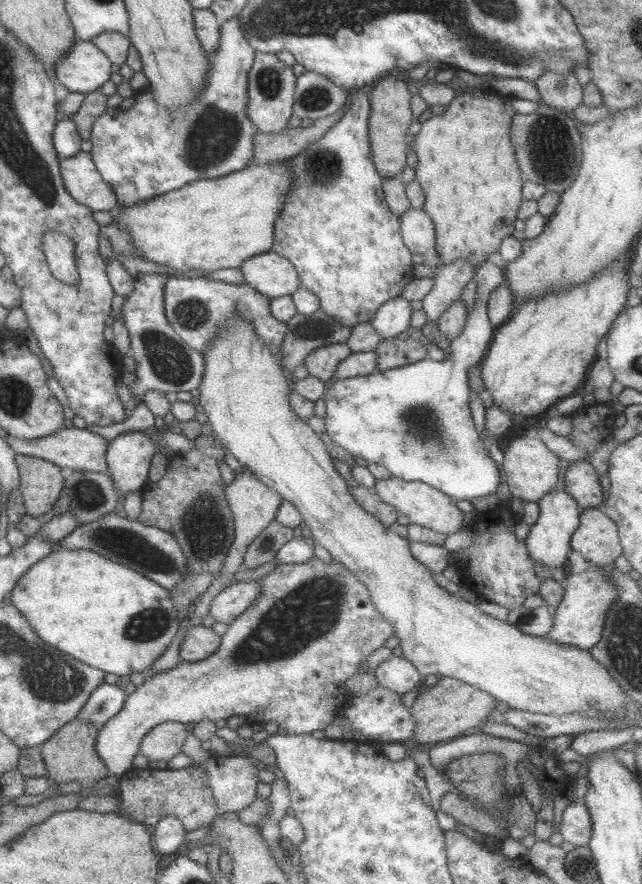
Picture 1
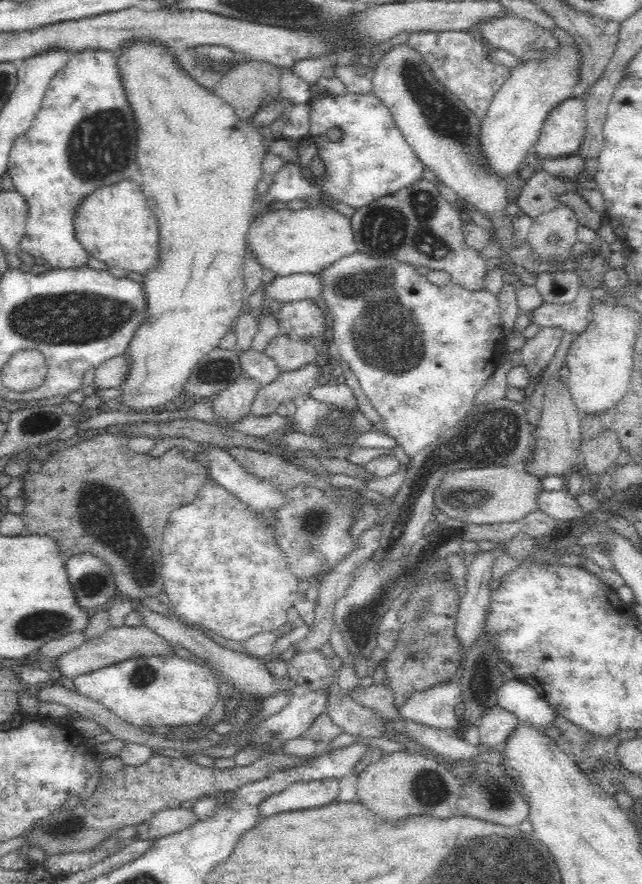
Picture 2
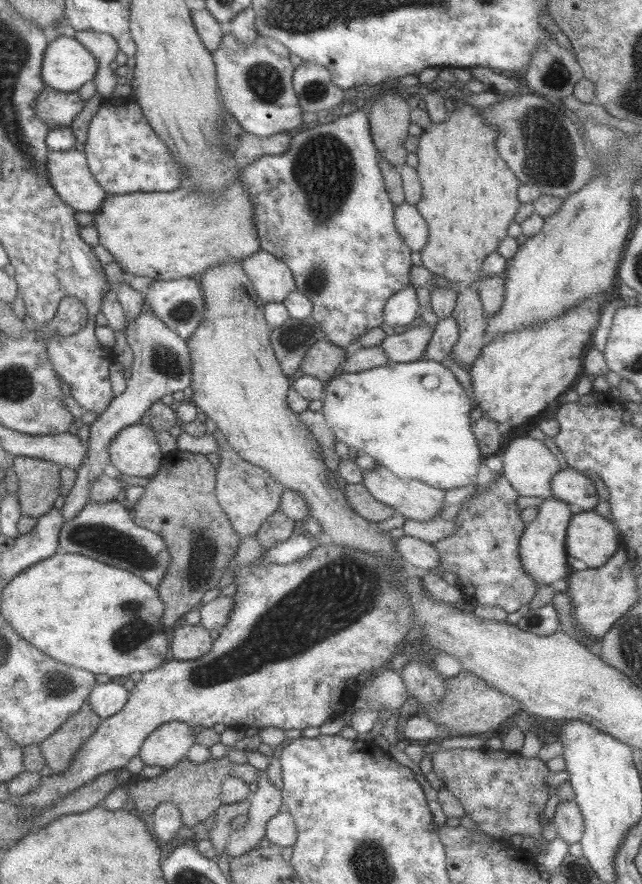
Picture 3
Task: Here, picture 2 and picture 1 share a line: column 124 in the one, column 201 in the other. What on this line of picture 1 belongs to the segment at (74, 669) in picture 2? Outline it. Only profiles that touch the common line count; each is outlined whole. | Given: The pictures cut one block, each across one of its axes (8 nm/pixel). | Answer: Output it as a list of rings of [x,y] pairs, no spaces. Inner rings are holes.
[[[203,625],[192,626],[188,632],[179,648],[182,661],[204,660],[221,645],[221,636],[212,628],[206,628]]]

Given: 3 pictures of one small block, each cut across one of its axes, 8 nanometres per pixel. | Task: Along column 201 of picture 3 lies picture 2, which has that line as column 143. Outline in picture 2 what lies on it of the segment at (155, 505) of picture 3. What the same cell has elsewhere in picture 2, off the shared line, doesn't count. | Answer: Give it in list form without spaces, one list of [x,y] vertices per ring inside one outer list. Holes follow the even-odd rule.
[[[101,431],[76,445],[47,454],[39,472],[23,475],[26,504],[20,518],[22,535],[46,535],[58,543],[66,558],[76,554],[92,554],[106,562],[115,577],[117,593],[141,604],[142,598],[164,591],[161,576],[163,530],[170,511],[194,502],[197,494],[210,480],[209,471],[200,462],[185,458],[182,447],[172,447],[158,458],[130,450],[129,438],[120,432]]]

